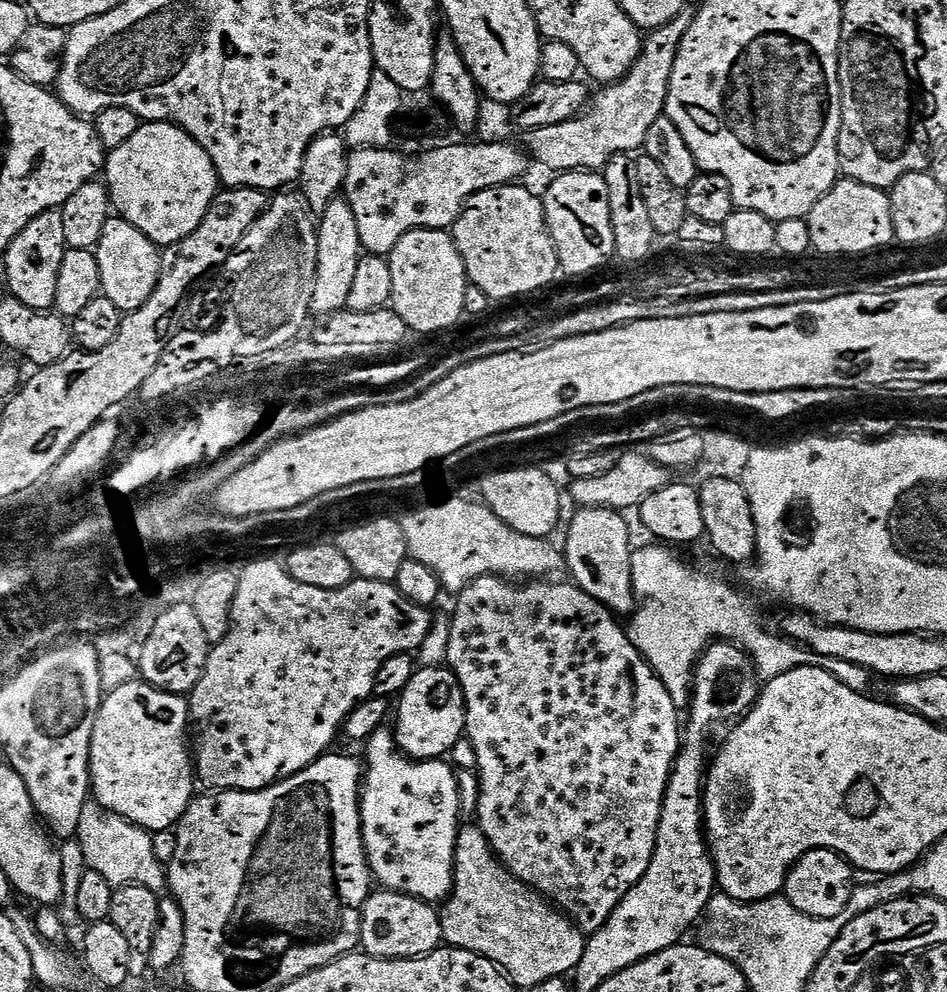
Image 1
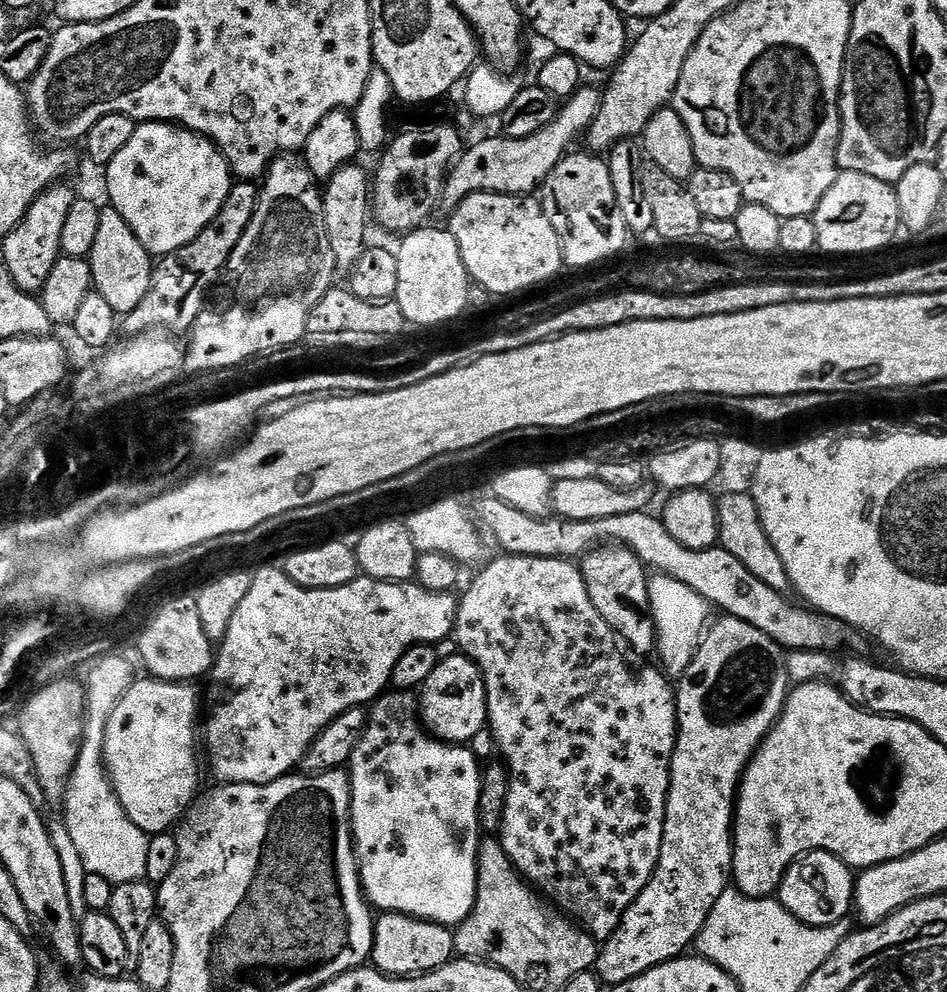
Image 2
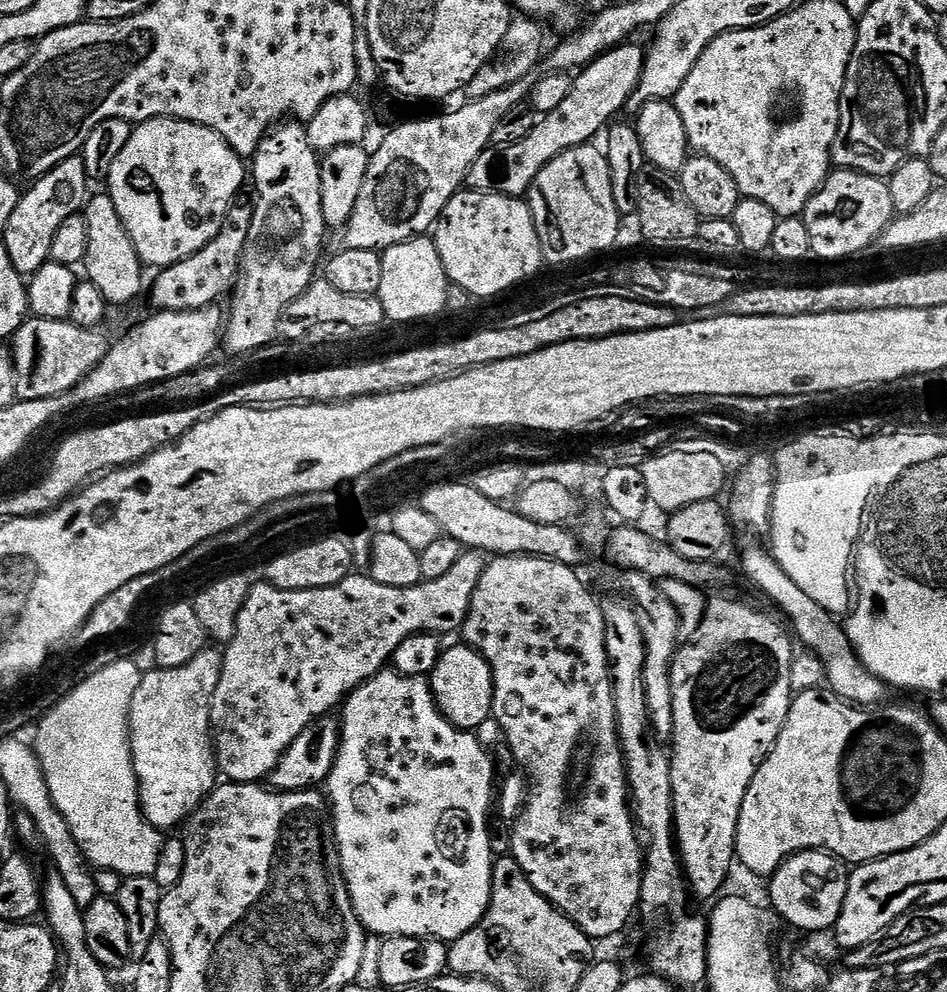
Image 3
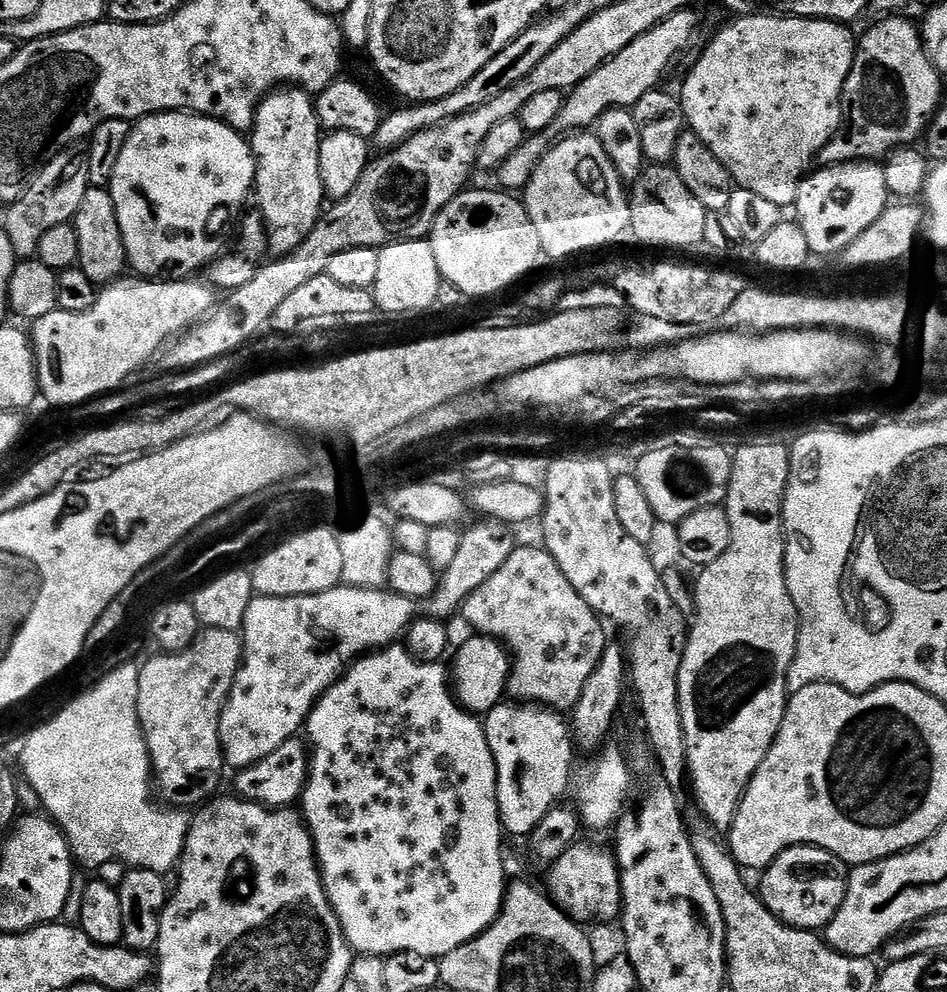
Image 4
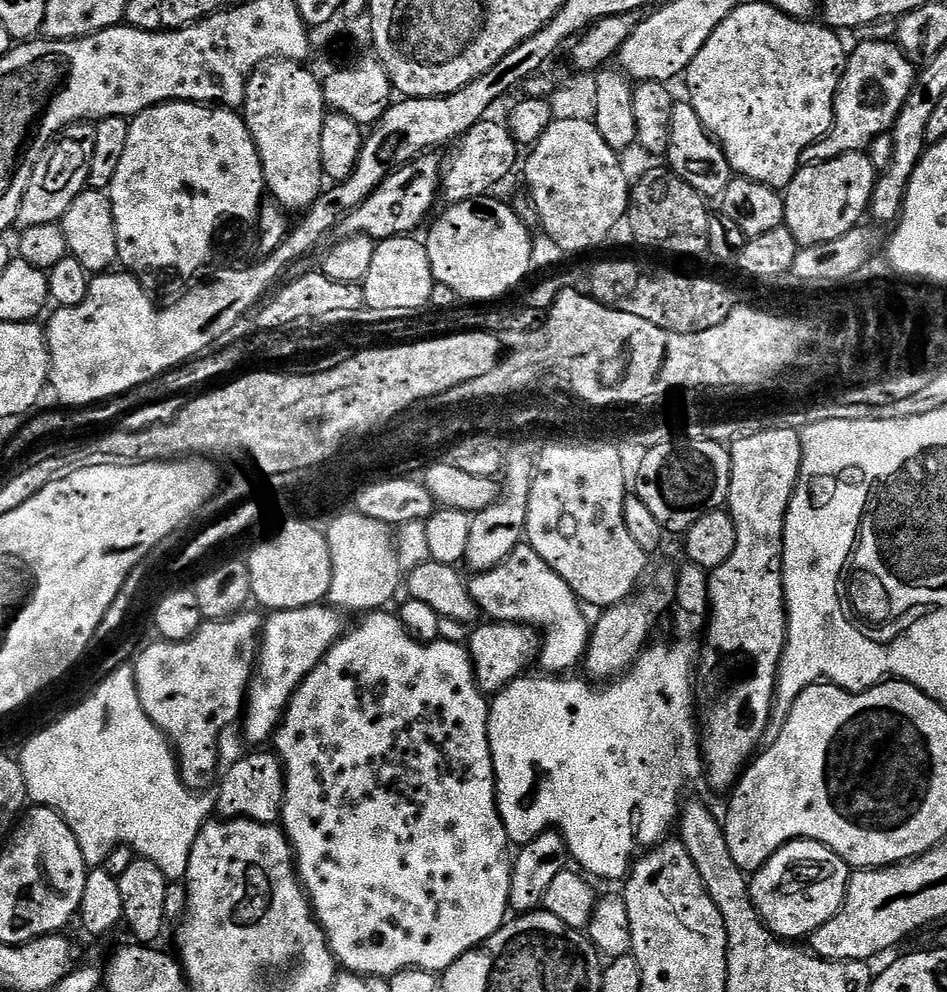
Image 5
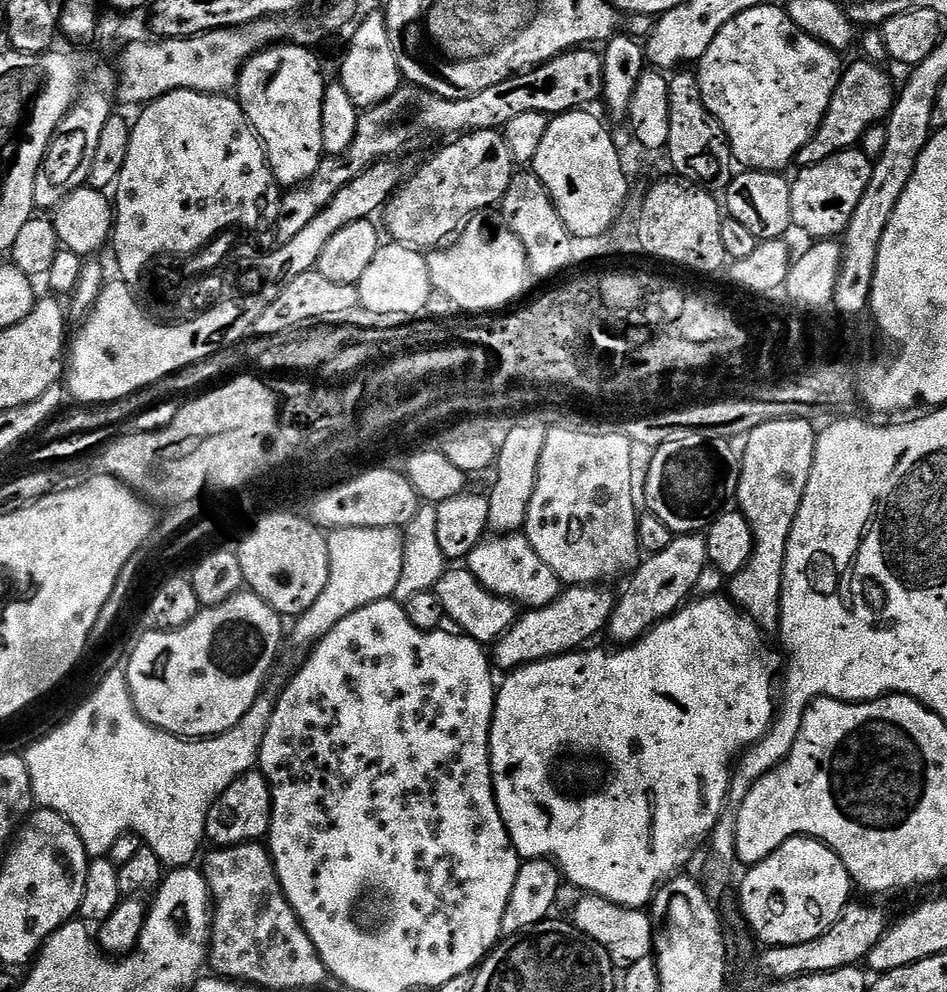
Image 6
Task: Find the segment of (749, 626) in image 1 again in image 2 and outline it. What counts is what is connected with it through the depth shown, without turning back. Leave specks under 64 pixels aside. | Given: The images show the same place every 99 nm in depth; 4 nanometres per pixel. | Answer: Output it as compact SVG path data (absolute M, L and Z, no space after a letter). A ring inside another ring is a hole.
M659 574L653 575L648 581L648 597L652 607L652 620L656 623L655 655L660 655L659 663L669 677L679 678L686 666L690 666L692 653L709 627L710 606L698 594L694 594L690 586L682 586L682 582Z

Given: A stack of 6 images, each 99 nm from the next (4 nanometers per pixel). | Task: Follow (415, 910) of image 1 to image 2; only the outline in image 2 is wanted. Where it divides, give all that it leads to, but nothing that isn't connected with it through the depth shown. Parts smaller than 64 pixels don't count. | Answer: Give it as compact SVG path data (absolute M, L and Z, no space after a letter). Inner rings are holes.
M386 912L375 917L372 926L371 963L386 976L421 976L453 959L456 938L451 927L419 920L406 914Z

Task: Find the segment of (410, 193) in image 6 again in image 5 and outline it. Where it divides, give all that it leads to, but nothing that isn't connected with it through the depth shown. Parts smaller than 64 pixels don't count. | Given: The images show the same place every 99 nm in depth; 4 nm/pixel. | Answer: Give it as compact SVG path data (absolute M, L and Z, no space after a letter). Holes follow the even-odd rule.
M493 118L477 122L465 136L461 136L455 145L456 153L452 161L447 161L442 172L442 196L447 203L457 204L467 200L477 200L480 196L489 195L495 184L500 184L512 172L516 164L518 145L508 129L507 123L500 124Z

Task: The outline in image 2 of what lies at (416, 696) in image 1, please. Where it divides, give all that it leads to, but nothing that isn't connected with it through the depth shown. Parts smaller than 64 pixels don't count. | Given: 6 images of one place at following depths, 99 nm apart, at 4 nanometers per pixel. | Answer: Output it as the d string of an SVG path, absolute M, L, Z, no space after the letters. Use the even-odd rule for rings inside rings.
M463 654L455 655L445 655L418 690L418 711L424 727L437 740L464 746L488 728L488 699L479 666Z

